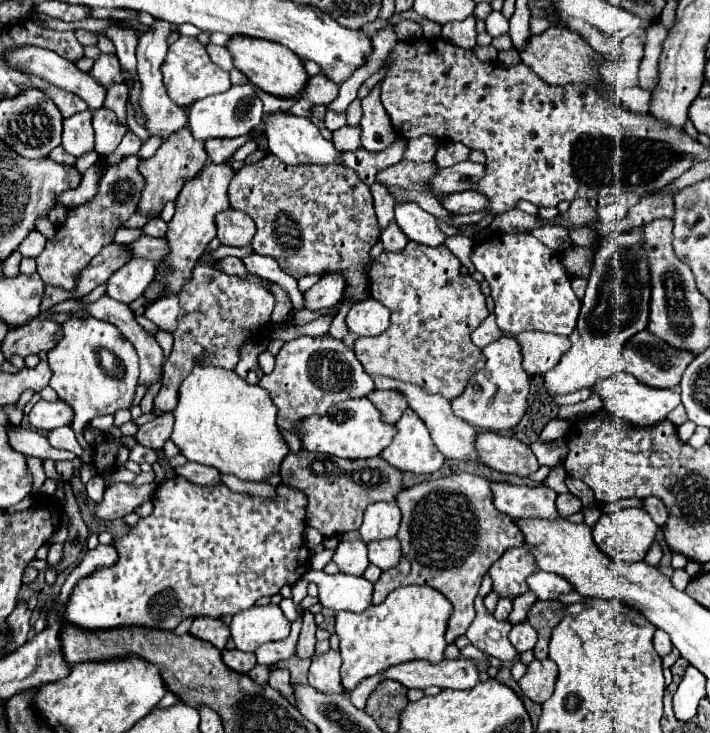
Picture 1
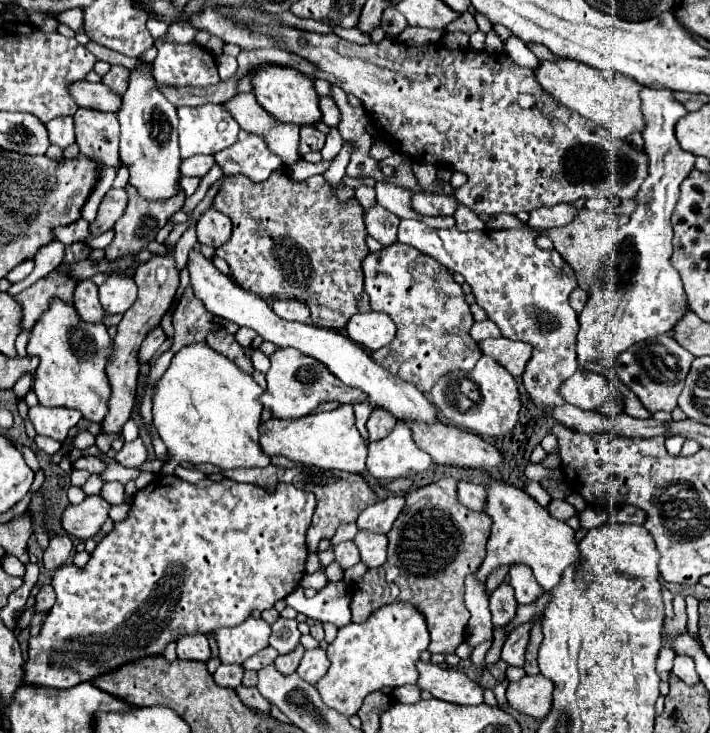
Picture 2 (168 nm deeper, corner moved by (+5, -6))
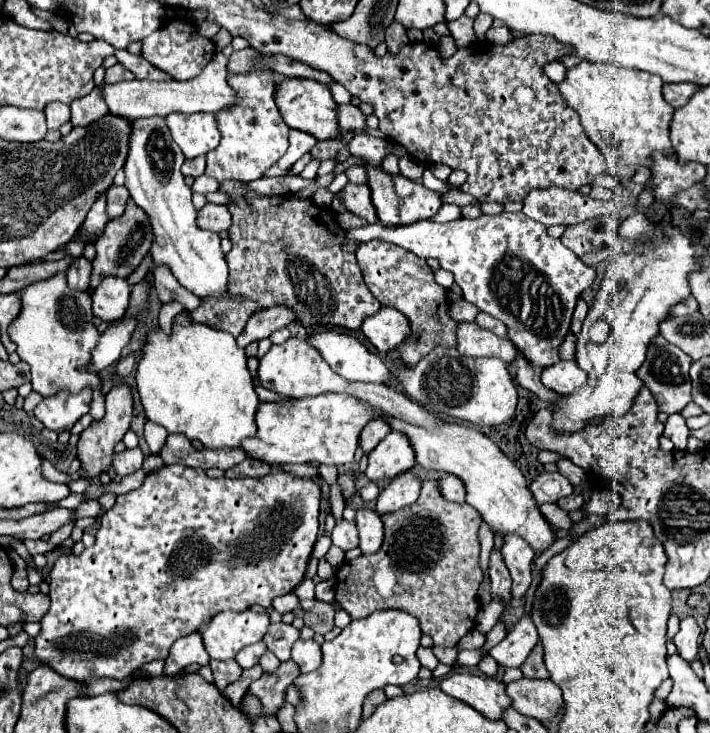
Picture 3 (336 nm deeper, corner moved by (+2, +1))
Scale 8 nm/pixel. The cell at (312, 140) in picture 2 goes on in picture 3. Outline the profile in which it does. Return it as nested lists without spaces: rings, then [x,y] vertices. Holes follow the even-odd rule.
[[[291,129],[291,133],[289,133],[289,149],[277,161],[277,165],[267,171],[267,177],[269,175],[271,177],[283,175],[297,159],[301,159],[305,153],[309,153],[315,145],[317,145],[317,141],[315,141],[315,137],[311,137],[311,133],[299,133],[299,129]]]

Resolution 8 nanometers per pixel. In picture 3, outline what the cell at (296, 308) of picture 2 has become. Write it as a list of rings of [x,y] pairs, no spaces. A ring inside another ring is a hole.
[[[273,305],[259,313],[253,313],[247,321],[245,331],[237,337],[239,347],[247,347],[251,341],[259,341],[269,337],[273,331],[295,323],[295,311],[289,305]]]

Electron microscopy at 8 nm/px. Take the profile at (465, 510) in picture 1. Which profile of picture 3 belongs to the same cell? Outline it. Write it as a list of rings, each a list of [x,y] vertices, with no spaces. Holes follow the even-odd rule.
[[[435,479],[423,481],[421,495],[417,503],[403,507],[395,513],[381,517],[385,523],[385,543],[379,553],[361,555],[347,561],[343,569],[337,571],[335,601],[353,617],[361,619],[371,615],[375,609],[403,609],[415,615],[421,623],[423,633],[427,633],[435,645],[455,647],[459,639],[475,627],[475,617],[479,611],[477,587],[483,579],[479,569],[479,525],[483,517],[477,509],[467,503],[453,503],[441,495],[439,483]]]

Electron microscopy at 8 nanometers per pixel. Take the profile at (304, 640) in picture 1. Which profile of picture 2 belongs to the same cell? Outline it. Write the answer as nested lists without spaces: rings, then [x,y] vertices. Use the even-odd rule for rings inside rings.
[[[298,646],[294,652],[290,652],[290,654],[286,654],[286,656],[278,656],[278,658],[274,660],[274,664],[276,664],[276,668],[278,668],[284,676],[294,674],[294,672],[296,672],[296,664],[300,662],[300,656],[302,656],[302,654],[304,654],[304,648]]]

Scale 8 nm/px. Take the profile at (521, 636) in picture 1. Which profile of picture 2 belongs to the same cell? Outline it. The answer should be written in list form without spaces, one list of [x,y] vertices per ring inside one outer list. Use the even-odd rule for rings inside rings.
[[[532,616],[530,622],[518,626],[504,642],[502,646],[502,654],[500,658],[508,664],[508,666],[518,666],[522,668],[524,666],[524,652],[526,652],[526,644],[530,640],[530,630],[534,626],[534,622],[540,620],[540,616]]]

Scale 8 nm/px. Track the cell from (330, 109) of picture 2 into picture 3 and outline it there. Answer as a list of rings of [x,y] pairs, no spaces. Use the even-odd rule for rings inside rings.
[[[347,103],[347,105],[337,105],[337,121],[341,131],[355,131],[355,129],[365,129],[365,115],[359,111],[359,107]]]

